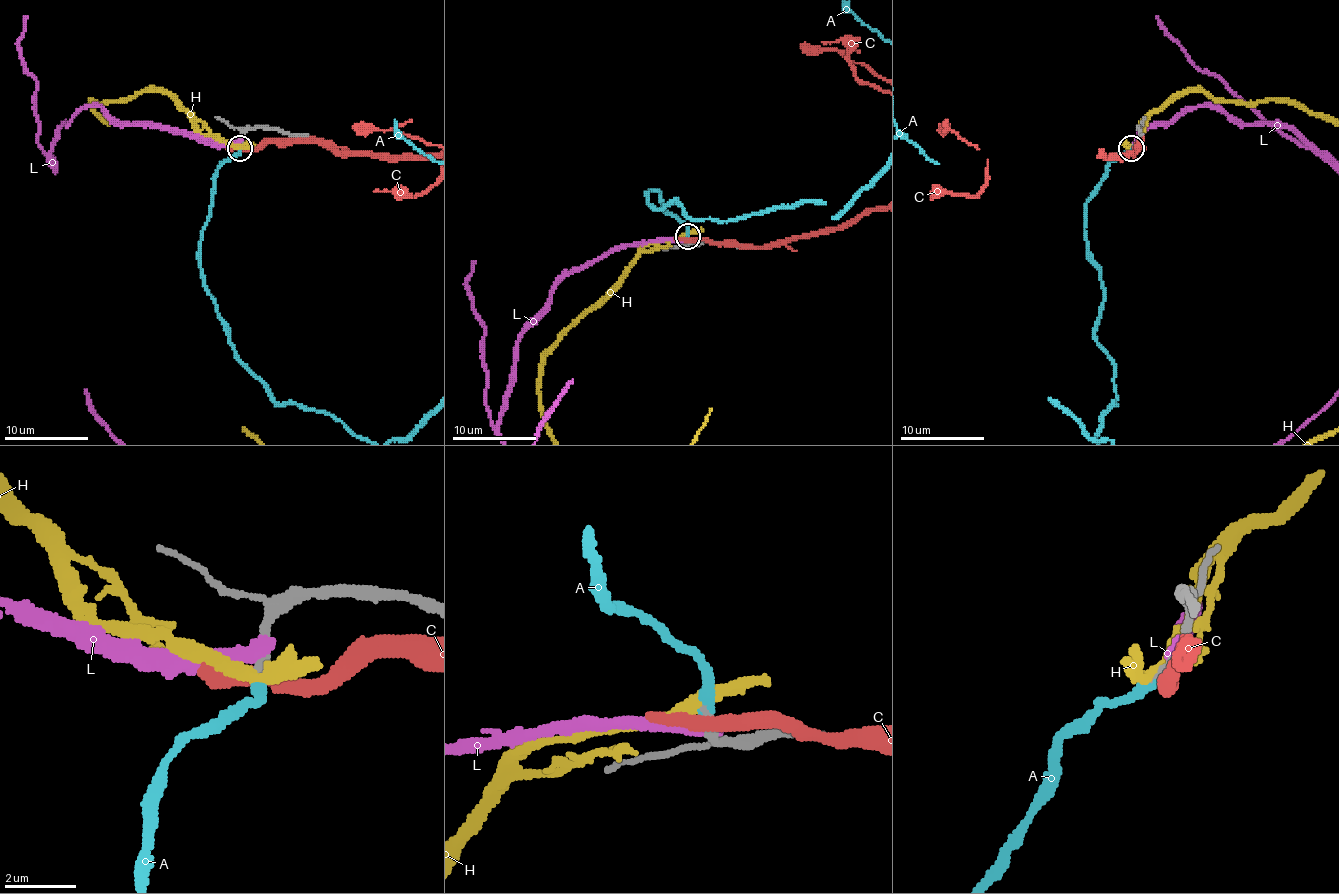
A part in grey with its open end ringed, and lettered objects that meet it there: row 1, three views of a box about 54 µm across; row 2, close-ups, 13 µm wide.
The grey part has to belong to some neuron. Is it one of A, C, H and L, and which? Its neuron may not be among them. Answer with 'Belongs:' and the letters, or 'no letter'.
Belongs: A

